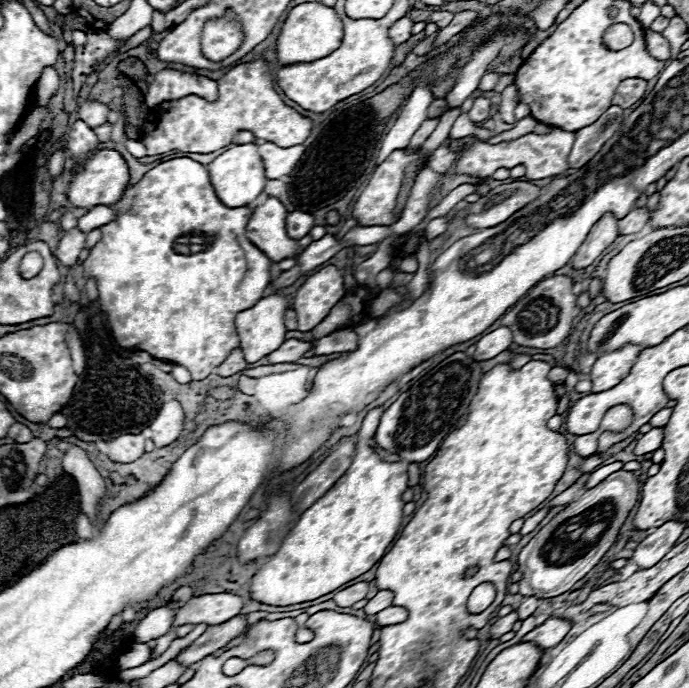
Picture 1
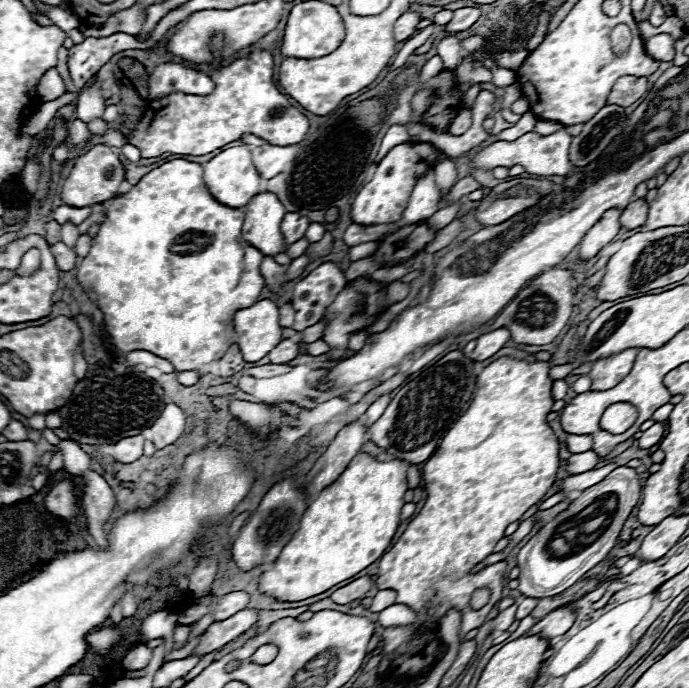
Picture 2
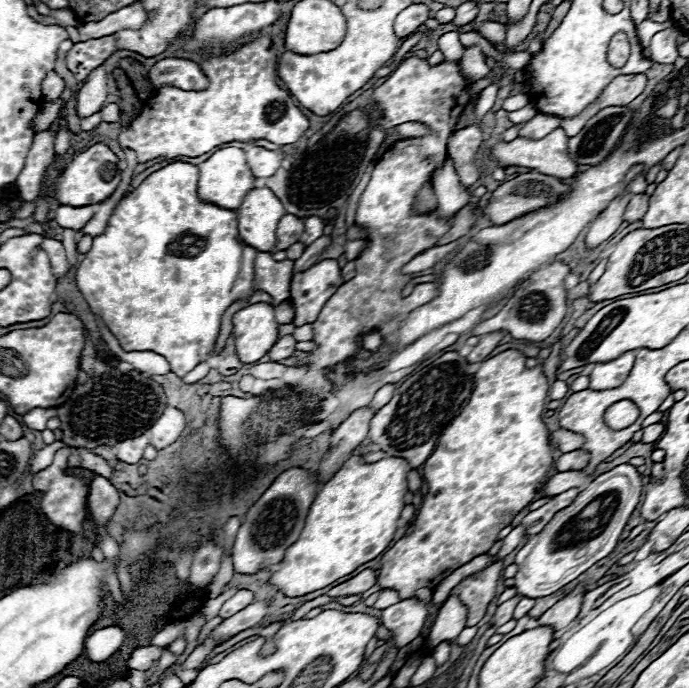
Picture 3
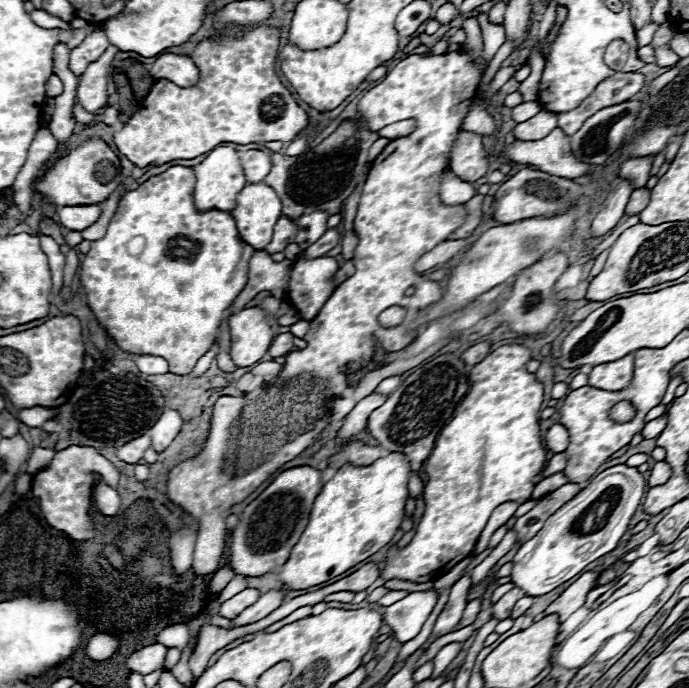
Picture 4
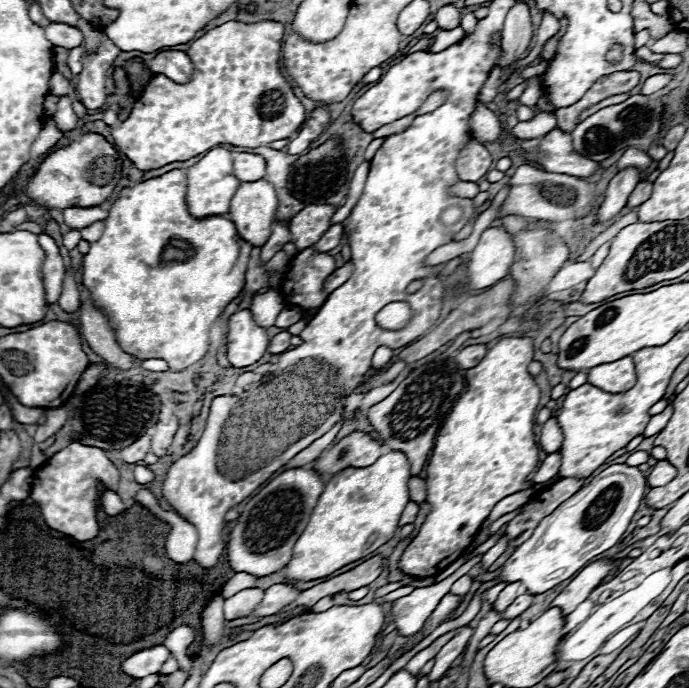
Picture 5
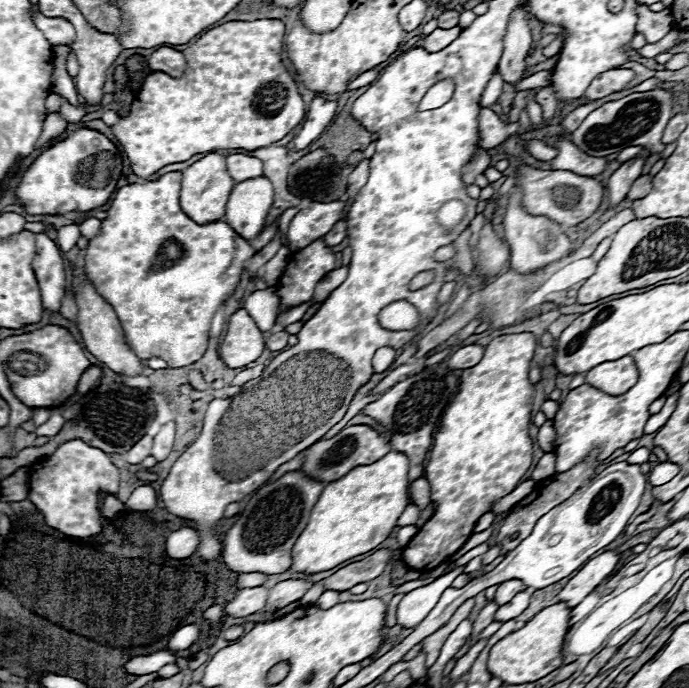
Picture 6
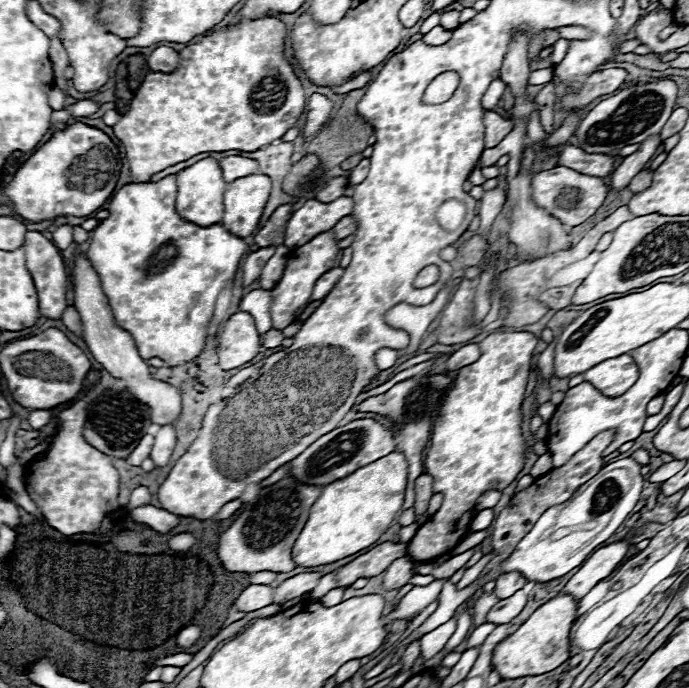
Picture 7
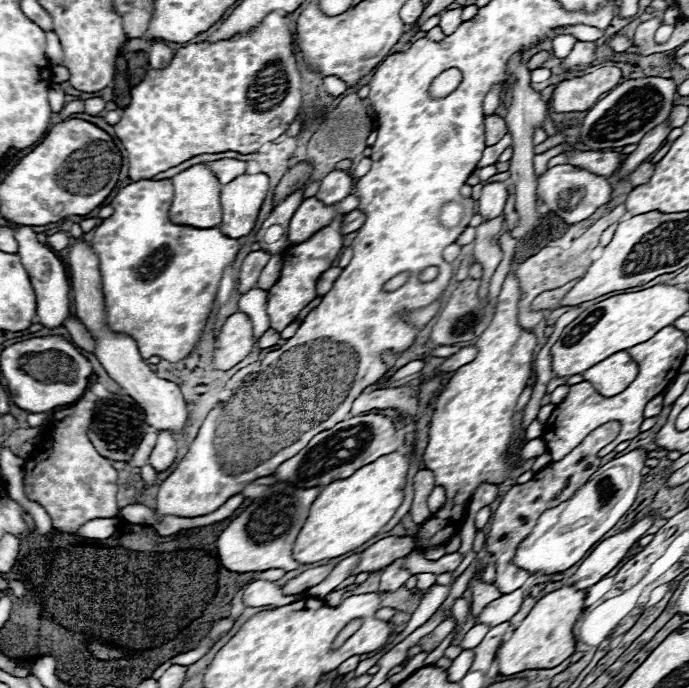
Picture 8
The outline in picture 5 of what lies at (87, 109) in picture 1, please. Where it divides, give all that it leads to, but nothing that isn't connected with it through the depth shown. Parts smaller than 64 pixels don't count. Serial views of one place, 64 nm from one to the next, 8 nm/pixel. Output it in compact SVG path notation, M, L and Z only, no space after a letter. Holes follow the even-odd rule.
M104 38L102 46L94 54L84 56L84 70L76 76L76 94L78 94L78 100L88 110L96 110L104 106L106 72L118 54L120 50L108 38Z

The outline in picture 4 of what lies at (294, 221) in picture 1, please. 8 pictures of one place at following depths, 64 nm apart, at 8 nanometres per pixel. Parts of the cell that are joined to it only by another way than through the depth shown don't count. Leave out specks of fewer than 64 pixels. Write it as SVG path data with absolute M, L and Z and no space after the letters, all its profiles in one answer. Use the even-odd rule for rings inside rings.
M282 216L276 226L274 226L274 236L272 236L272 242L264 248L264 252L268 254L276 254L280 250L284 250L288 244L292 244L296 240L296 234L298 234L298 226L292 218L288 216Z

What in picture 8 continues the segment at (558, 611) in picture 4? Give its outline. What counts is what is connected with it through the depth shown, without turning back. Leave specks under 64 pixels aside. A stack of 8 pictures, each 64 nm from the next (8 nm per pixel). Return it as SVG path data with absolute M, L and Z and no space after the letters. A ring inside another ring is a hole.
M646 516L646 518L638 520L632 528L628 528L612 538L602 540L584 558L582 566L568 580L568 584L572 584L576 590L588 590L596 582L600 582L612 568L616 568L620 564L620 560L628 554L630 546L646 534L646 530L652 526L652 520L654 520L654 516Z

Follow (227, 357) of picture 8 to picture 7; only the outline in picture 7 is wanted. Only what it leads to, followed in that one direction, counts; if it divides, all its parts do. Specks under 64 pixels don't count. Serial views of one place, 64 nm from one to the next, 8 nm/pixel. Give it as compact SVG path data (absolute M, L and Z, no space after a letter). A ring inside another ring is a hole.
M236 312L224 326L224 332L218 338L218 358L224 370L238 368L250 362L262 348L260 334L254 326L254 320L246 312Z

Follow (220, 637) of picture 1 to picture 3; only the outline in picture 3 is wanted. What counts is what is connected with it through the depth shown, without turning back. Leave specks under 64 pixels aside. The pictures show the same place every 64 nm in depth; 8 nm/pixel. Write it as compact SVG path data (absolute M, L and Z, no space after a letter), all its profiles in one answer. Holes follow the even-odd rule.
M254 602L254 604L250 604L248 608L240 610L238 614L234 614L234 616L226 618L222 624L218 624L218 626L210 632L210 640L212 640L214 644L226 642L228 638L236 636L238 632L256 626L256 624L268 614L268 610L270 610L270 606L264 604L264 602Z

